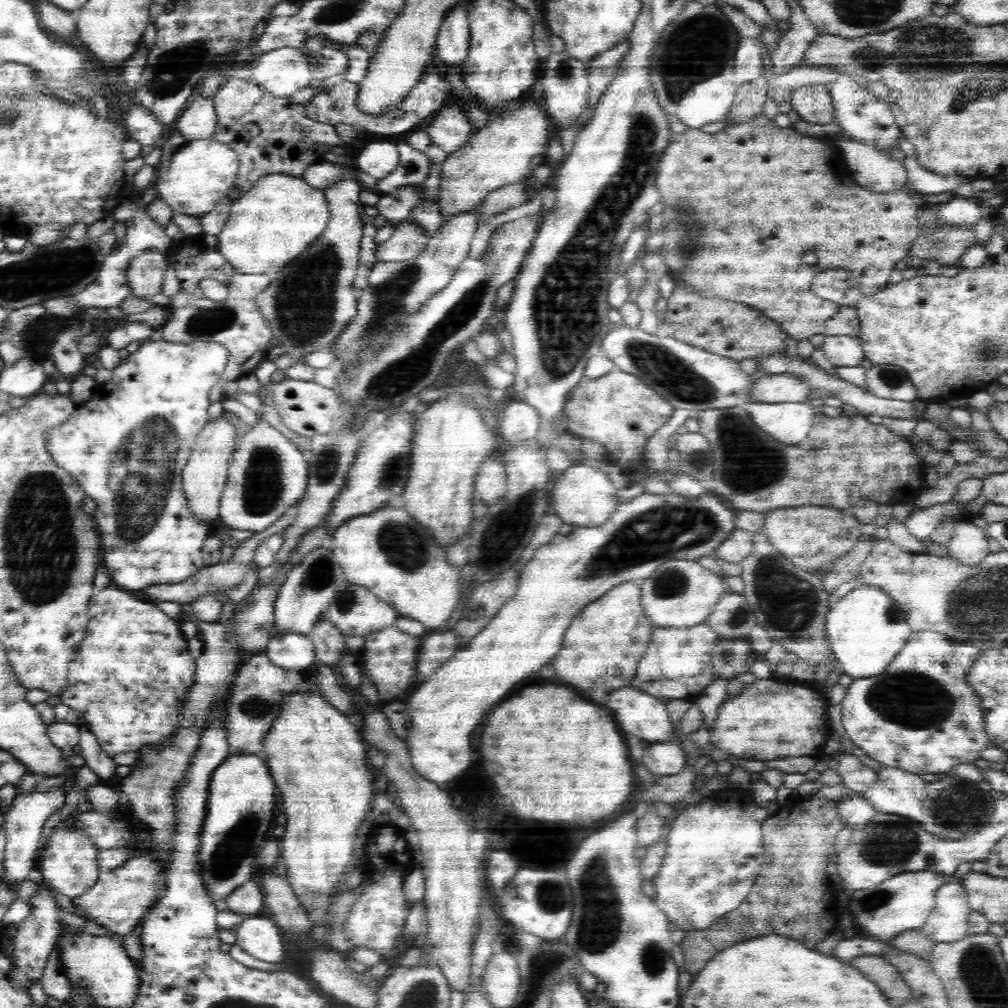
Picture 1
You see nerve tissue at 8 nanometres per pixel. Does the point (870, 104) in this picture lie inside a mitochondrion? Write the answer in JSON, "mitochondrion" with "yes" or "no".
{"mitochondrion":"no"}

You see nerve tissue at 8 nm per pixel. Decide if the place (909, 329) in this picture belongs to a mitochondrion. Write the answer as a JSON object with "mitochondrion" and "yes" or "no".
{"mitochondrion":"no"}

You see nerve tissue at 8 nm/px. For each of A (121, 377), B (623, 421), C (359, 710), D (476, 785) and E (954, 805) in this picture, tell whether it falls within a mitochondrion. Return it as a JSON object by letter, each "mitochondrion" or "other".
{"A":"other","B":"other","C":"other","D":"other","E":"mitochondrion"}

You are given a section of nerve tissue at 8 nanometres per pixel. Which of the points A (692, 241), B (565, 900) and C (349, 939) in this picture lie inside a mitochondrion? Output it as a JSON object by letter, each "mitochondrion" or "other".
{"A":"mitochondrion","B":"mitochondrion","C":"other"}

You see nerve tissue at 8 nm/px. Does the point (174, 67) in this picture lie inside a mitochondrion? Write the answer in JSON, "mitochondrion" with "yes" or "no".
{"mitochondrion":"yes"}

